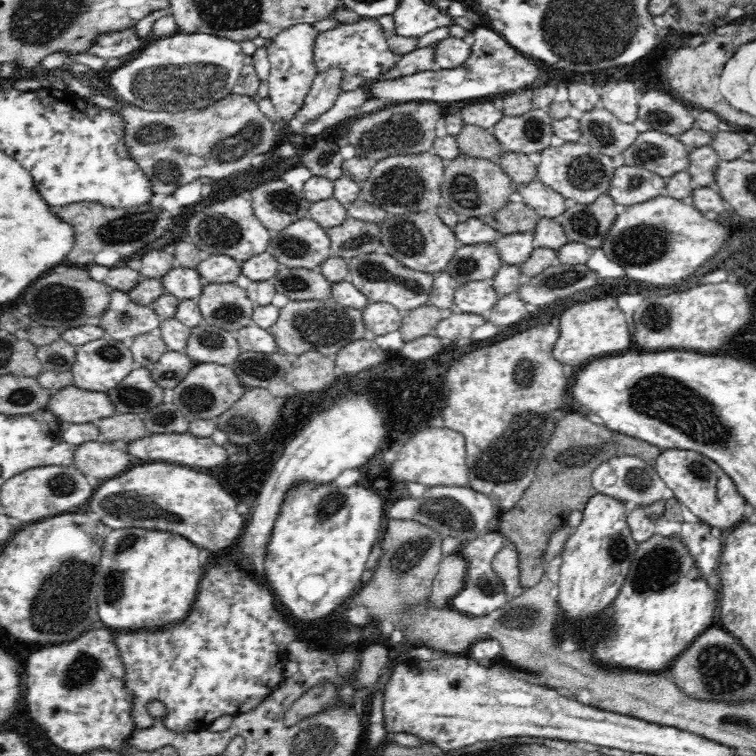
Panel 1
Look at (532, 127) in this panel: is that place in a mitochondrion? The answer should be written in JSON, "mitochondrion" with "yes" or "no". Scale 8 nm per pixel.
{"mitochondrion":"yes"}

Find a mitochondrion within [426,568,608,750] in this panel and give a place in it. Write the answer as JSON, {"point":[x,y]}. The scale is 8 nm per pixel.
{"point":[521,617]}

